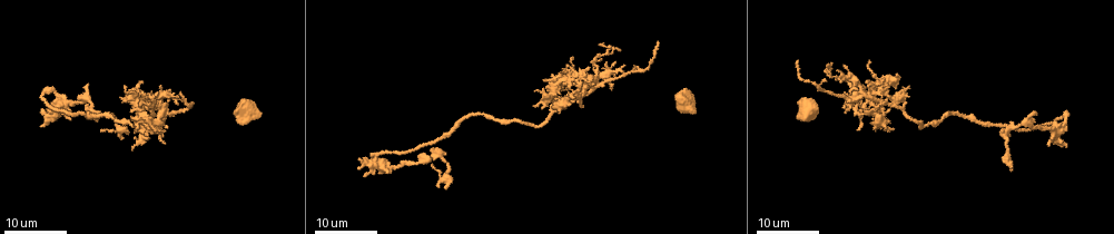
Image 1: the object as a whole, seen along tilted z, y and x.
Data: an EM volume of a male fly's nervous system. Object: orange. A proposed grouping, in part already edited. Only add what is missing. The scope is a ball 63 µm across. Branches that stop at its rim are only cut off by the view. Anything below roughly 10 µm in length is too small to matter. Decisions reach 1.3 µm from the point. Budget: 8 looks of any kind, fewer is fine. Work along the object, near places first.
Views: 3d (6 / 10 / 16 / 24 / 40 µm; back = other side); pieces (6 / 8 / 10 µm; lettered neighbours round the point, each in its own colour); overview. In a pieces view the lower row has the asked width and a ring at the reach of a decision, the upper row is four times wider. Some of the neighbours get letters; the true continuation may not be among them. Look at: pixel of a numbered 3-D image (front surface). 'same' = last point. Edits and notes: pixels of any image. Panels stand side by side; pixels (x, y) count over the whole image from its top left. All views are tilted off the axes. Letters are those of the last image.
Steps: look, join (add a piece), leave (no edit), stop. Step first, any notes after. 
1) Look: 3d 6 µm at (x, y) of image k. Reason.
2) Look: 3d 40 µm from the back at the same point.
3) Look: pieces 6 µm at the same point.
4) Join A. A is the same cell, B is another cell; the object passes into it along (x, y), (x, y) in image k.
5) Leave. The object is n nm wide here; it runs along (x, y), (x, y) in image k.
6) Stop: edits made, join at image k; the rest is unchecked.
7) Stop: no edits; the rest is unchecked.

Look: 3d 16 µm at (141, 84) of image 1. Free end.

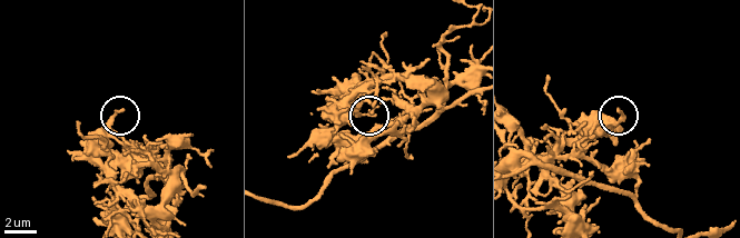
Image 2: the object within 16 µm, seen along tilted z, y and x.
Look: 3d 10 µm at (119, 109) of image 2. Closer look.

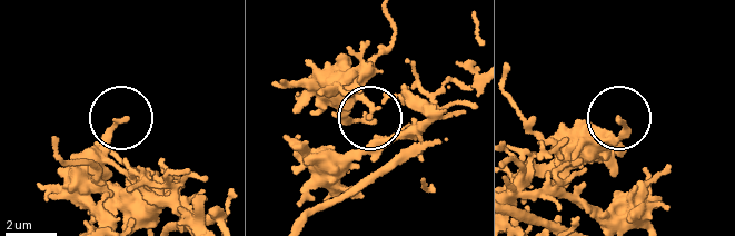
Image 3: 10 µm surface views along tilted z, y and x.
Look: pieces 6 µm at (621, 119) of image 3.

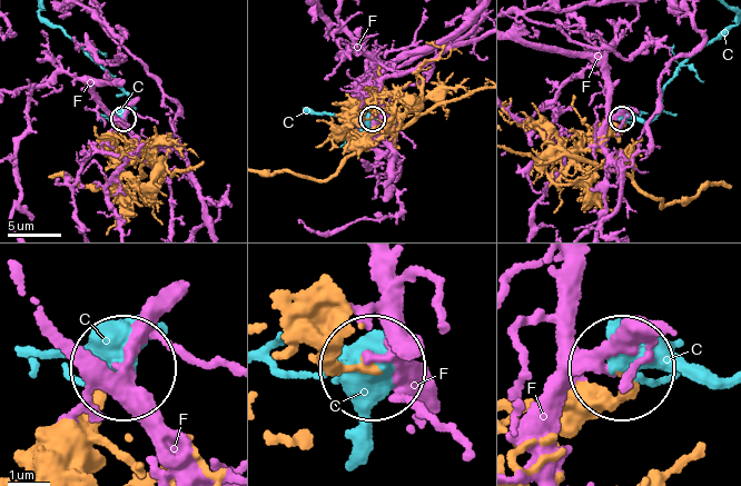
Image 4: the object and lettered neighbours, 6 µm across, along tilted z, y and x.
Leave. C and F are other cells; no lettered piece goes on from it.

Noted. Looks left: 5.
Look: 3d 16 µm at (434, 167) of image 1. Free end.

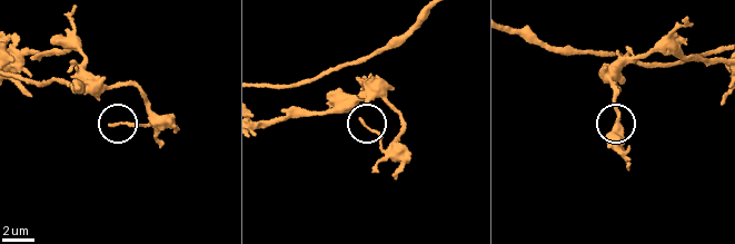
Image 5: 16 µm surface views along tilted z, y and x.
Look: pieces 8 µm at (110, 125) of image 5. See the neighbours.

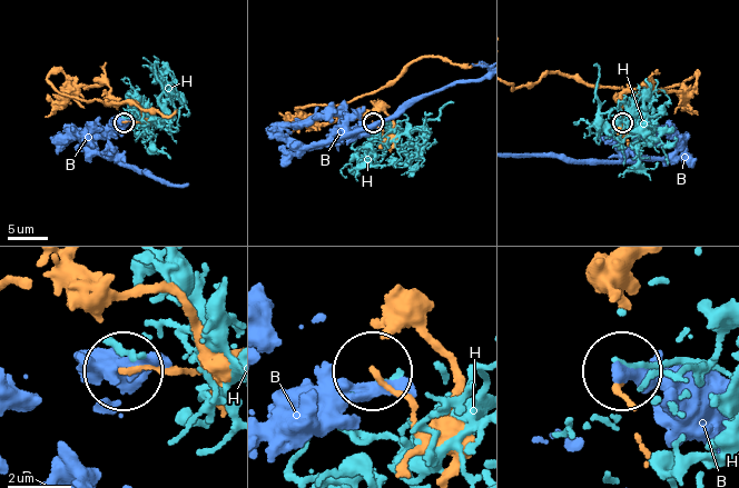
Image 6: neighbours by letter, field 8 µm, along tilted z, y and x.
Leave. The object is 150 nm wide here; B and H are other cells; none of them fits.

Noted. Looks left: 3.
Look: 3d 16 µm at (1033, 112) of image 1. Branch stops here.

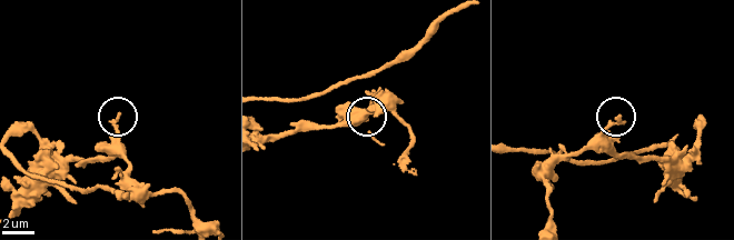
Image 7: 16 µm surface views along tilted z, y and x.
Look: pieces 10 µm at (119, 114) of image 7.

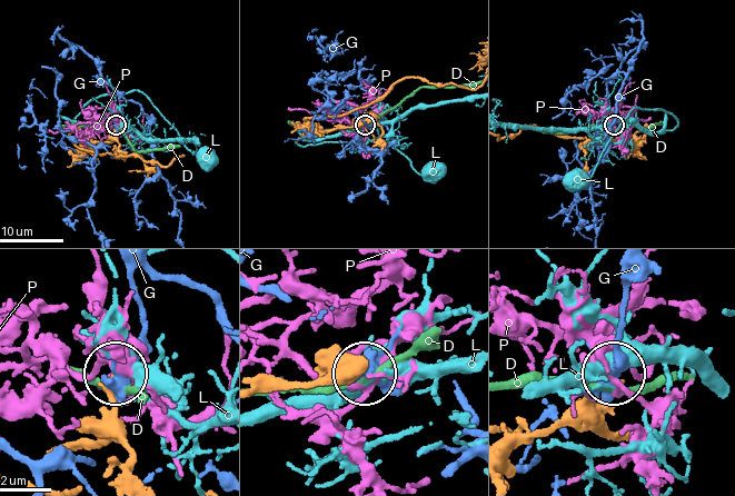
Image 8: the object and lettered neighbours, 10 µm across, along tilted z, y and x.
Leave. D, G, L and P are other cells; none of them fits.

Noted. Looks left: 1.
Stop: no edits; the rest is unchecked.

